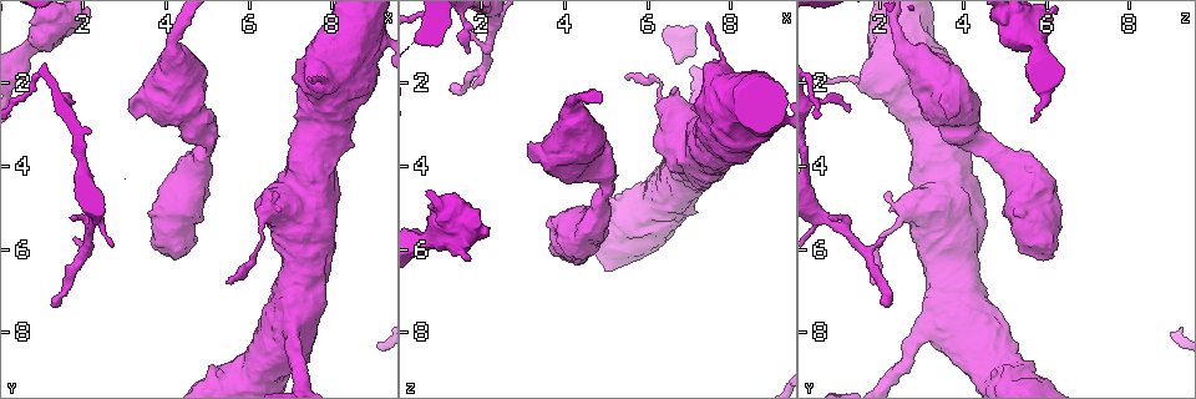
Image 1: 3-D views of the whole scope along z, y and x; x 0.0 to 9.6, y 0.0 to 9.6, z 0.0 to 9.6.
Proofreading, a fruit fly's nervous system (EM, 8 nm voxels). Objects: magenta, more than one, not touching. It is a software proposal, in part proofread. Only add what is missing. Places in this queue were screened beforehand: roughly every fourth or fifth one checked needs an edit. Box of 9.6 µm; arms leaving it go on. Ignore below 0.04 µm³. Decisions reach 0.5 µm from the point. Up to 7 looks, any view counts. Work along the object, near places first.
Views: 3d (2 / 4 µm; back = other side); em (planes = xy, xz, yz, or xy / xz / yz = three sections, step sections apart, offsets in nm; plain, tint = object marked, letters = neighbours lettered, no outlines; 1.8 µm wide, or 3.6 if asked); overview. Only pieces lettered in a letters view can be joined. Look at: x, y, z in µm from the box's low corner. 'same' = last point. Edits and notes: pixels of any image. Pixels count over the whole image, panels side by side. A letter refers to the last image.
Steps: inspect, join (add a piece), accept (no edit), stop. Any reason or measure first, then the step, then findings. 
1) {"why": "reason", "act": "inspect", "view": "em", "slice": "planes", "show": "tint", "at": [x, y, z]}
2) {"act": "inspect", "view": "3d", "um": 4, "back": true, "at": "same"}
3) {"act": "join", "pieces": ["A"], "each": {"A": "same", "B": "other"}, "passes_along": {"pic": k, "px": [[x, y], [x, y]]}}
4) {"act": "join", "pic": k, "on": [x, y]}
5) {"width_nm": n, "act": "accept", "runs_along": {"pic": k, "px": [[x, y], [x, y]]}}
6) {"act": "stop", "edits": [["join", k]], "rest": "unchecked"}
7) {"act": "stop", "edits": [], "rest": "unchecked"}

{"why": "calibre changes", "act": "inspect", "view": "em", "um": 3.6, "slice": "planes", "show": "plain", "at": [6.80, 4.95, 3.15]}

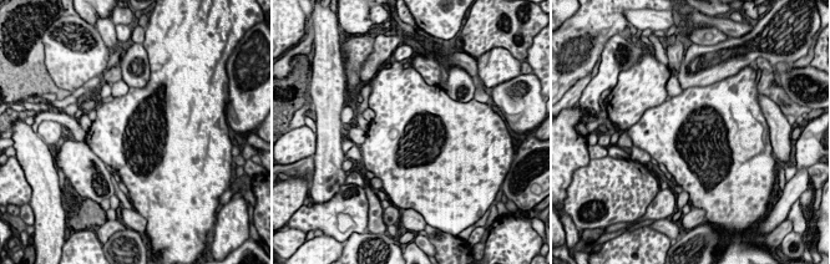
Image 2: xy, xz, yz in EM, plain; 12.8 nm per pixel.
{"why": "see the neighbours", "act": "inspect", "view": "em", "um": 3.6, "slice": "planes", "show": "letters", "at": "same"}

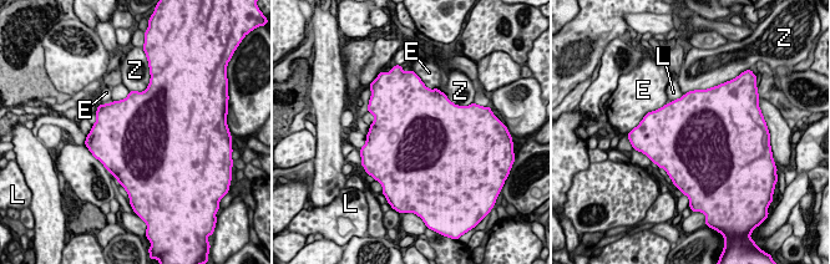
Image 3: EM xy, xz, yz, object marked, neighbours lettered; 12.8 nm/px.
{"act": "accept", "each": {"E": "other", "L": "other", "Z": "other"}, "border": {"pic": 3, "px": [[130, 91], [124, 98], [111, 102]]}, "found": "no lettered piece goes on from it"}

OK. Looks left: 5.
{"why": "long arm stops here", "act": "inspect", "view": "em", "um": 3.6, "slice": "yz", "step": 8, "show": "tint", "at": [4.15, 6.10, 6.20]}

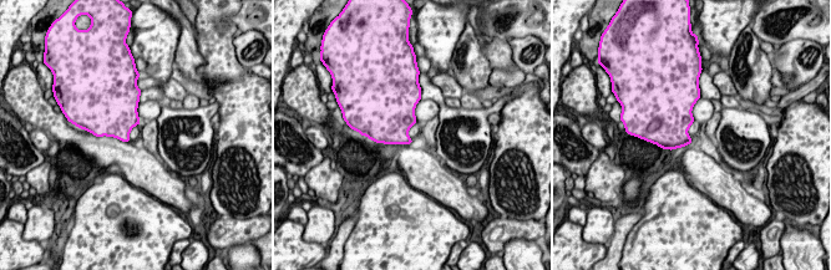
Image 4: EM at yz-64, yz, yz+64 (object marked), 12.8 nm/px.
{"why": "cut it another way", "act": "inspect", "view": "em", "um": 3.6, "slice": "planes", "show": "letters", "at": "same"}

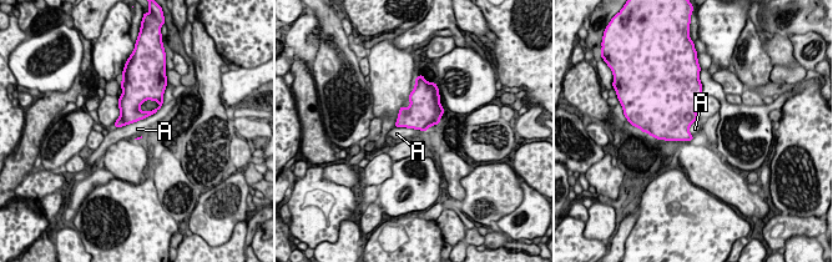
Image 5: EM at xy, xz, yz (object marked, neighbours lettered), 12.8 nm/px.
{"act": "accept", "each": {"A": "other"}, "border": {"pic": 5, "px": [[156, 111], [142, 119], [114, 127]]}, "found": "no lettered piece goes on from it"}

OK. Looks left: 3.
{"why": "tapers out", "act": "inspect", "view": "3d", "um": 4, "at": [1.30, 7.40, 2.15]}

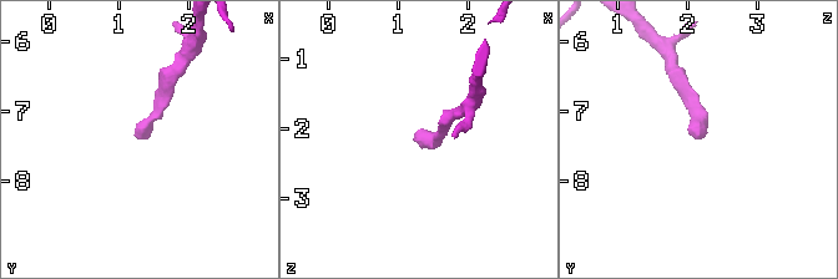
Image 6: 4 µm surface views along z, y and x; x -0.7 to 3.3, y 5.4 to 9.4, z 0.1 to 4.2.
{"why": "shape alone is not enough", "act": "inspect", "view": "em", "slice": "planes", "show": "plain", "at": [1.30, 7.35, 2.20]}

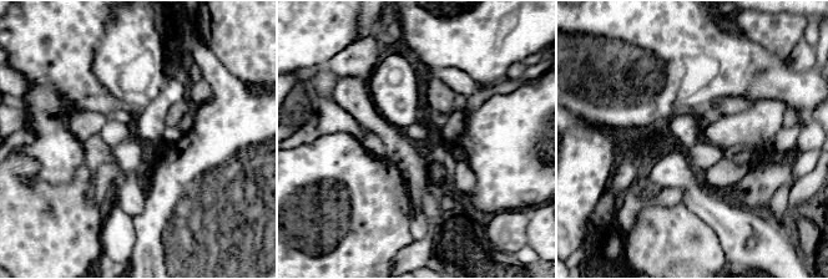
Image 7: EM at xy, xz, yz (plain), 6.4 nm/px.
{"why": "what lies round it", "act": "inspect", "view": "em", "slice": "planes", "show": "letters", "at": "same"}

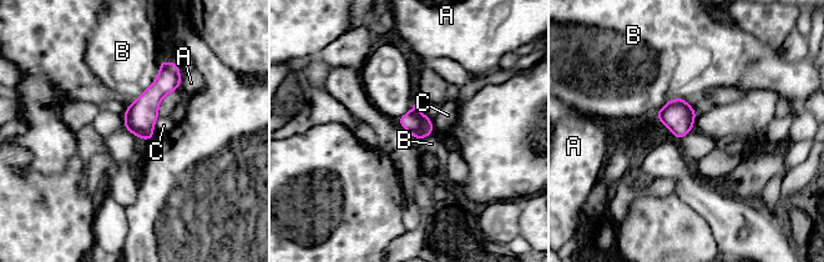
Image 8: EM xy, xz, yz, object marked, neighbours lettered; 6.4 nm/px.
{"width_nm": 160, "act": "accept", "each": {"A": "other", "B": "other", "C": "other"}, "border": {"pic": 8, "px": [[161, 60], [157, 77], [129, 105]]}, "found": "no lettered piece goes on from it"}

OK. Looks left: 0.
{"act": "stop", "edits": [], "rest": "unchecked"}

